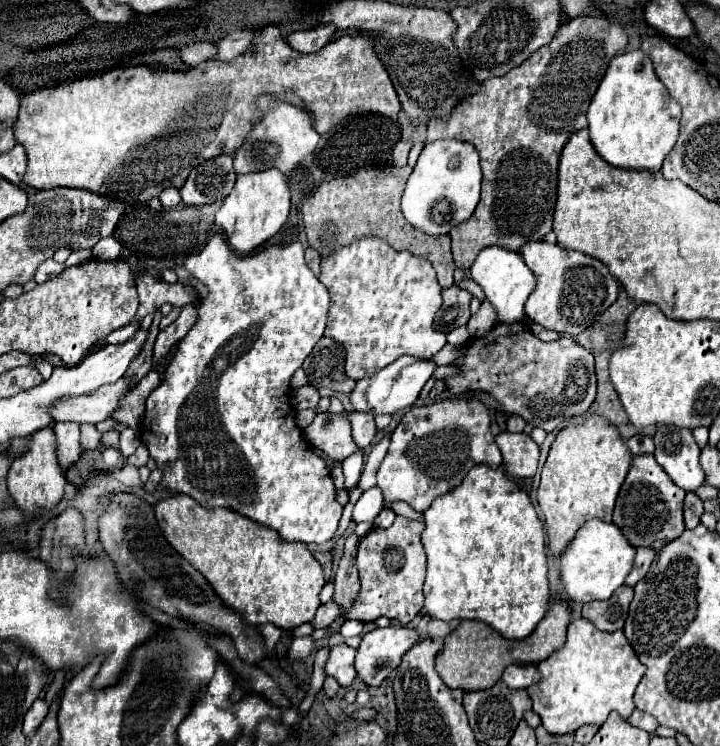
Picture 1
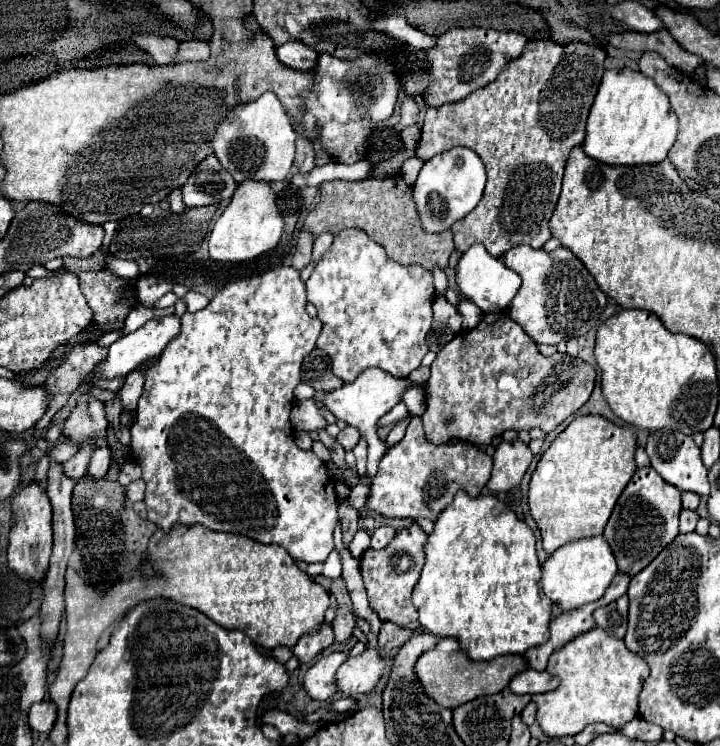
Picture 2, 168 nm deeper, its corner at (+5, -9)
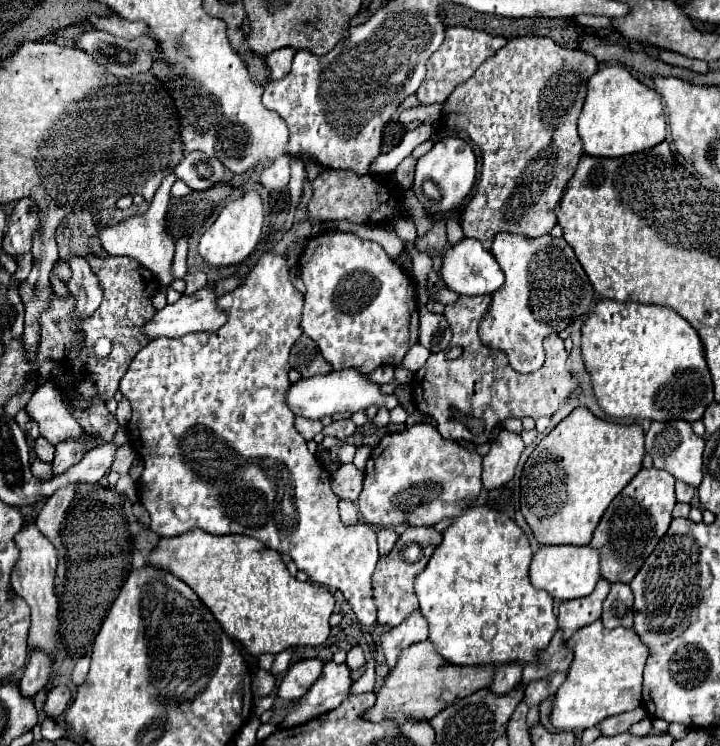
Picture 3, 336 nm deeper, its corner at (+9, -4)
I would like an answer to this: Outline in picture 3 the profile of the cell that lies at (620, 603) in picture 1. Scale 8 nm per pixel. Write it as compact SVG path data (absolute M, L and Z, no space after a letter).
M613 583L603 603L601 621L607 629L633 627L633 591L627 583Z

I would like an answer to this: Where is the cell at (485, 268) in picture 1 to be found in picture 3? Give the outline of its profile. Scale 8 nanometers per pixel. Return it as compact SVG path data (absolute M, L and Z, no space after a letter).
M465 237L445 251L441 263L441 279L447 285L447 289L455 291L457 295L491 295L503 285L505 275L501 273L491 251L485 251L477 239Z

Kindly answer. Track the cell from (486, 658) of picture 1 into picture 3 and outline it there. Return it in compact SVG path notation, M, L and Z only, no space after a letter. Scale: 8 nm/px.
M421 641L409 645L409 649L403 651L403 655L397 659L395 667L387 673L381 689L377 691L375 705L361 715L363 719L381 723L381 721L395 721L397 725L407 721L429 721L435 717L441 709L449 707L453 701L463 699L485 685L491 683L495 669L491 665L477 665L477 667L457 667L441 659L441 655L435 651L431 641Z

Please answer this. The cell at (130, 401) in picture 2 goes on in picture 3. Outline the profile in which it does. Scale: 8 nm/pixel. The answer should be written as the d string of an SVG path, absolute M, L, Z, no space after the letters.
M123 399L123 401L119 403L115 417L117 417L119 425L127 425L127 423L129 423L129 419L131 419L131 405L129 405L127 399Z

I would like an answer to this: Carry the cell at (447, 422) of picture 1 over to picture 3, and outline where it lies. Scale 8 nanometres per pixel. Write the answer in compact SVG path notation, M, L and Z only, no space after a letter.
M417 423L401 433L389 433L371 451L367 461L359 511L367 523L383 527L401 523L435 525L443 519L455 519L465 507L451 505L471 505L483 489L481 461L479 453L443 439L427 423Z

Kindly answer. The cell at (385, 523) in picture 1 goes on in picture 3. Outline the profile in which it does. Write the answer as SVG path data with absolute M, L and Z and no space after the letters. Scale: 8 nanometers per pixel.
M381 529L377 533L377 537L379 537L379 553L381 555L387 555L393 549L393 545L397 543L397 539L399 539L399 535L393 529Z

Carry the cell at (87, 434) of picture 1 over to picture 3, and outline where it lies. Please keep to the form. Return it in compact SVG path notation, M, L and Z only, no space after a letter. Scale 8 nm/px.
M39 437L37 441L35 441L35 455L37 455L37 459L41 459L43 463L51 463L53 461L53 455L55 455L55 447L47 441L47 439L43 439L43 437Z

